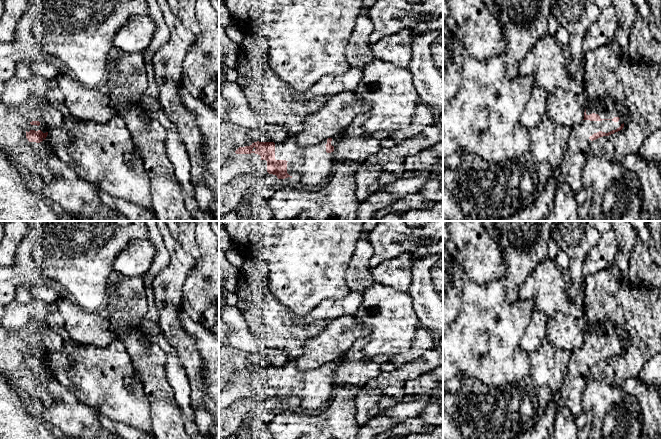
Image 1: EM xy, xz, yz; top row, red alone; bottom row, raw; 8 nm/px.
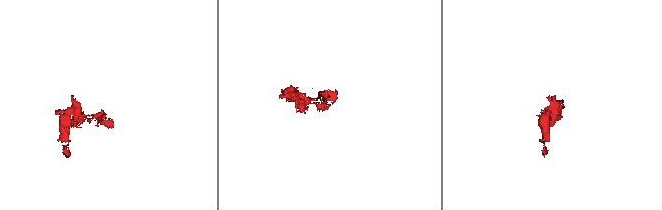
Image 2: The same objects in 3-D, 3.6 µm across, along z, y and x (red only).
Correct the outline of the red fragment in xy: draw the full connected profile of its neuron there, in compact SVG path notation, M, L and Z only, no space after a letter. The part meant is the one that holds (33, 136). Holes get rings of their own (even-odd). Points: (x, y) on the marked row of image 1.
M117 114L103 124L93 121L80 123L69 117L64 117L64 120L63 127L51 129L46 133L41 130L26 131L26 138L29 142L36 143L46 140L59 159L80 177L110 195L152 209L150 180L141 157L135 152L131 134L123 118Z

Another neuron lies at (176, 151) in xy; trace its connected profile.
M167 130L167 155L174 166L175 175L182 187L185 196L194 195L194 188L190 176L191 163L186 147L174 130Z

